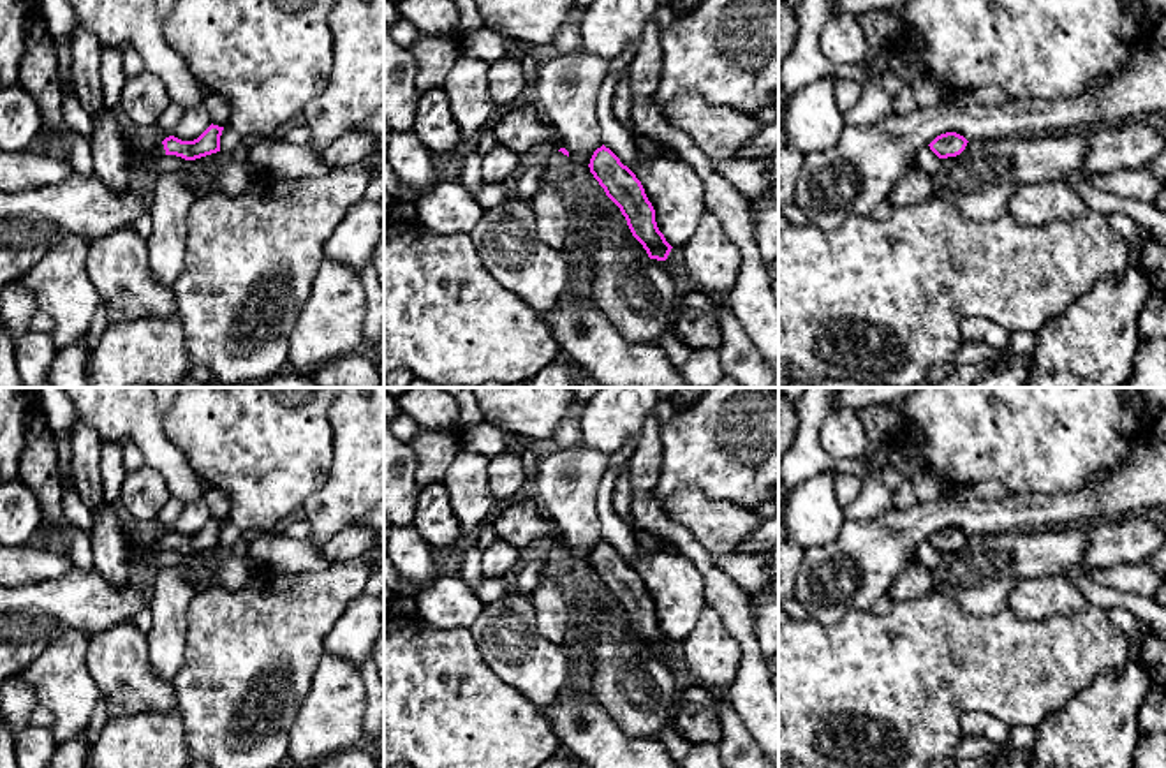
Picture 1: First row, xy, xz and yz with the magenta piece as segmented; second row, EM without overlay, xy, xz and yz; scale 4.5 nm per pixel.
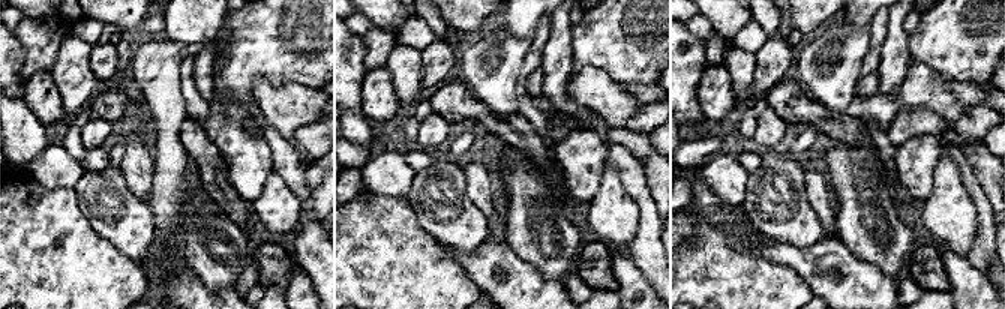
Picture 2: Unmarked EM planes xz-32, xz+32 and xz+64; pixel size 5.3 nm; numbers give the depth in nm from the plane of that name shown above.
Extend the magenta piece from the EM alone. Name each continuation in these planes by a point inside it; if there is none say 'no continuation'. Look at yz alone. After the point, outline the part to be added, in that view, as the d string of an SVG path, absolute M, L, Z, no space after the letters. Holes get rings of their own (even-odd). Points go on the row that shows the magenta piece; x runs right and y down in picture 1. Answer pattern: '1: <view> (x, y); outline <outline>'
no continuation

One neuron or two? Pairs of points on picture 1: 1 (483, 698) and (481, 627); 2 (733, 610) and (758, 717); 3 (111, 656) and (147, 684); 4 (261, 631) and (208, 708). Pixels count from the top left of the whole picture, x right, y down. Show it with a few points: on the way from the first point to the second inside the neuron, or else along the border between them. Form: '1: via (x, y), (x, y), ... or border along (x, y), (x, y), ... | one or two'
1: border along (469, 627), (483, 661), (508, 686) | two
2: via (745, 636), (752, 652), (752, 691) | one
3: via (120, 664), (138, 682) | one
4: via (254, 650), (247, 670), (228, 689) | one

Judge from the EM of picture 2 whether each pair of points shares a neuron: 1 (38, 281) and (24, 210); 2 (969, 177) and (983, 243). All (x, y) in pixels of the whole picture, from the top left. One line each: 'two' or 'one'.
1: one
2: one

